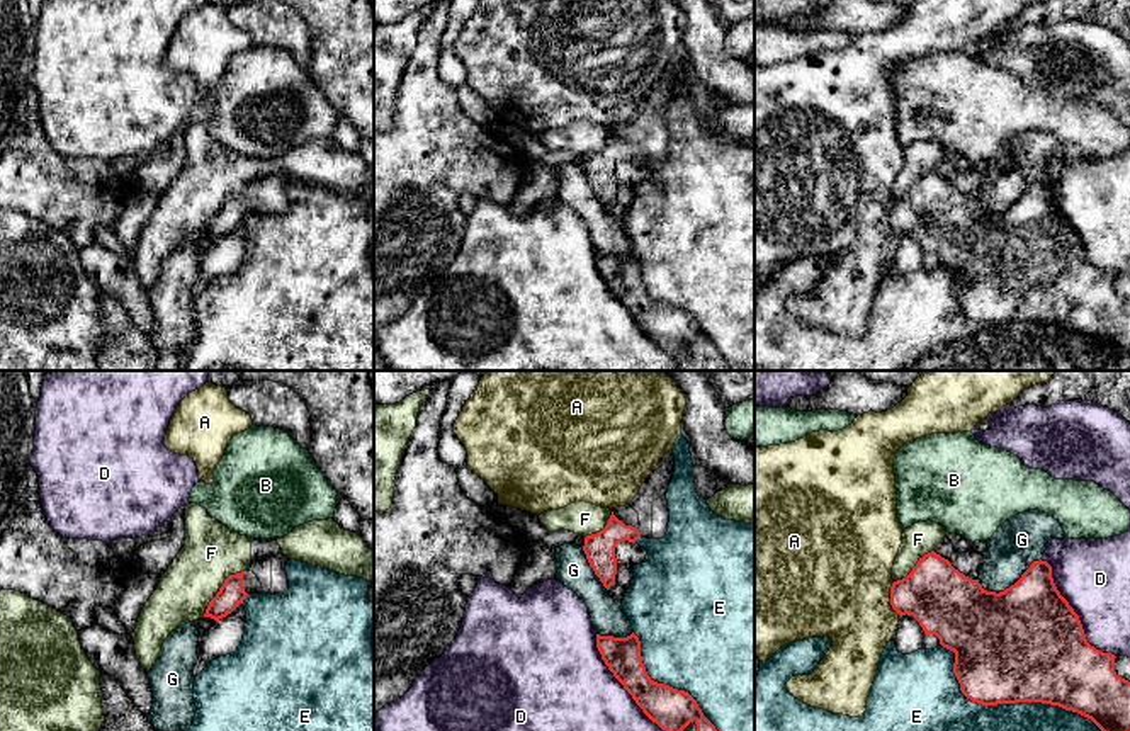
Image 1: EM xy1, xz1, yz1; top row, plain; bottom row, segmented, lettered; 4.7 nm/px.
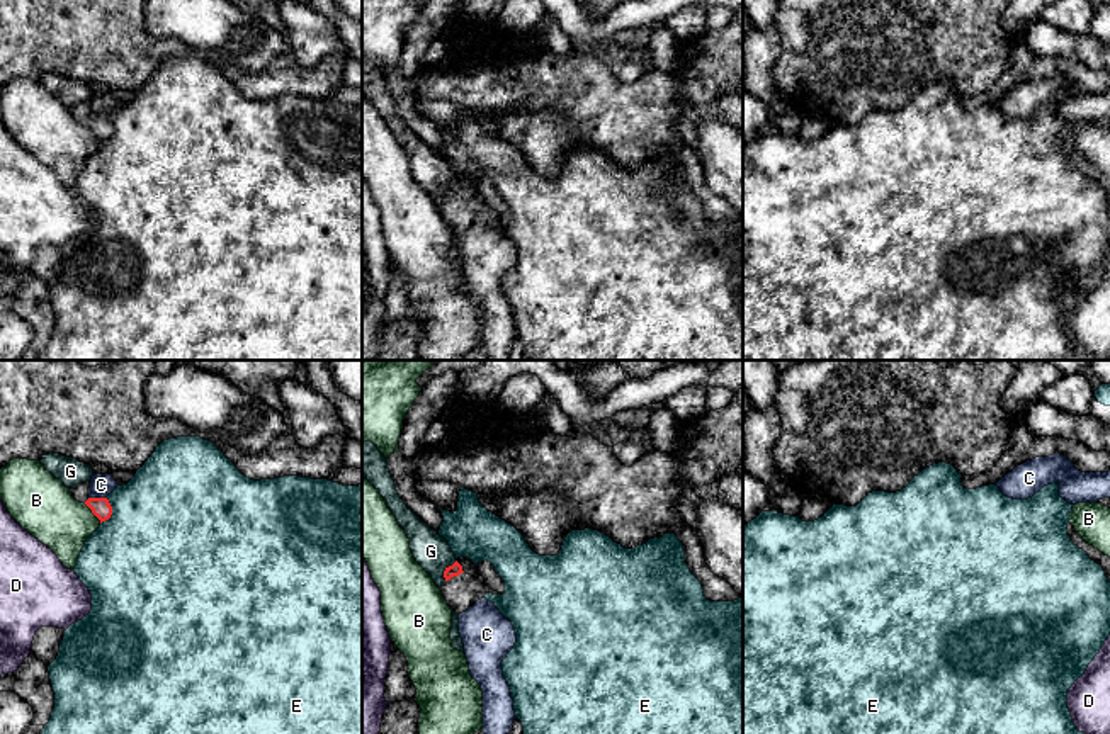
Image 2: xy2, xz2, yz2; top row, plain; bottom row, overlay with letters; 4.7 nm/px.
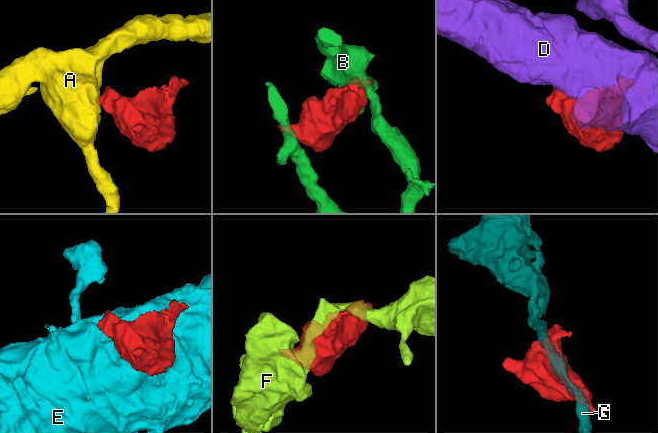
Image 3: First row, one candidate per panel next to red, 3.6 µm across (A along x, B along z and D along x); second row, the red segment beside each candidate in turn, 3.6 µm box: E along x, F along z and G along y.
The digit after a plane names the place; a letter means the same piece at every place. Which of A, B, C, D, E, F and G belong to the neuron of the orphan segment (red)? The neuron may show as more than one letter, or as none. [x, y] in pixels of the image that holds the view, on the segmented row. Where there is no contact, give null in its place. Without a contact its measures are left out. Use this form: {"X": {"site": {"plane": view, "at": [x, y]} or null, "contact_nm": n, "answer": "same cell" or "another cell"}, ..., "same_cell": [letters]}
{"A": {"site": {"plane": "yz1", "at": [891, 599]}, "contact_nm": 160, "answer": "another cell"}, "B": {"site": {"plane": "xy2", "at": [92, 512]}, "contact_nm": 130, "answer": "another cell"}, "C": {"site": {"plane": "xy2", "at": [97, 498]}, "contact_nm": 90, "answer": "same cell"}, "D": {"site": {"plane": "yz1", "at": [1074, 612]}, "contact_nm": 600, "answer": "another cell"}, "E": {"site": {"plane": "yz1", "at": [1006, 702]}, "contact_nm": 850, "answer": "another cell"}, "F": {"site": {"plane": "xy1", "at": [220, 589]}, "contact_nm": 300, "answer": "another cell"}, "G": {"site": {"plane": "yz1", "at": [1011, 585]}, "contact_nm": 320, "answer": "another cell"}, "same_cell": ["C"]}

